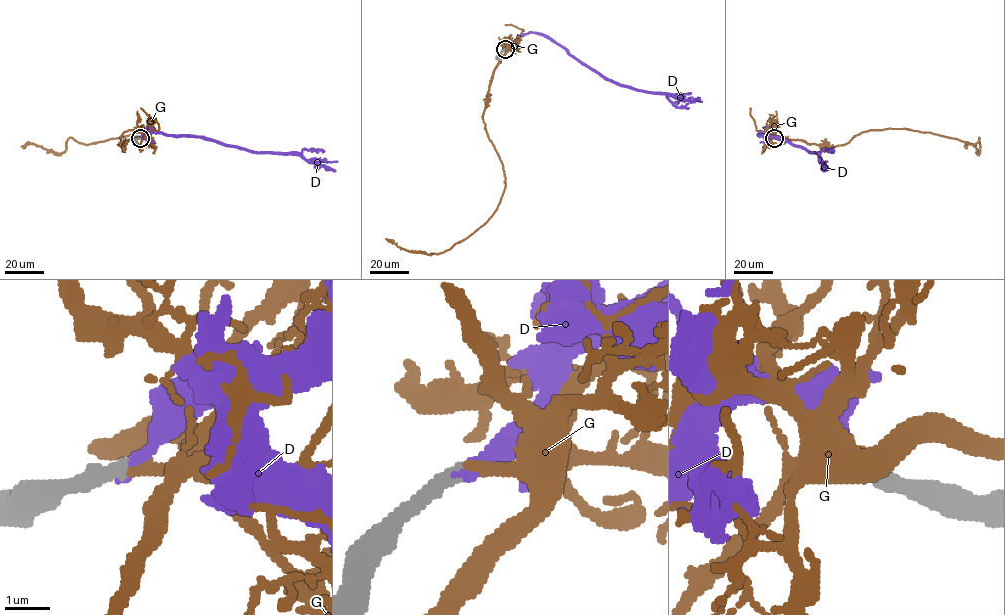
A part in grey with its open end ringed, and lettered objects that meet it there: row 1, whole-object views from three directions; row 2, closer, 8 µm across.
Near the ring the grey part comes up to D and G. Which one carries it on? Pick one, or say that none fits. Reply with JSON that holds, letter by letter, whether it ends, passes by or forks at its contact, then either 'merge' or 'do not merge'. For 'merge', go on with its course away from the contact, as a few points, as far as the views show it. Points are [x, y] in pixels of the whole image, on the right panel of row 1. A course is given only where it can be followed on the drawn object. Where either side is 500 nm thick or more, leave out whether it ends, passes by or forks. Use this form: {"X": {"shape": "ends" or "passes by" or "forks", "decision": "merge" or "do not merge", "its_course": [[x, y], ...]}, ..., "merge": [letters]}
{"D": {"shape": "ends", "decision": "merge", "its_course": [[774, 138], [767, 133], [758, 135], [778, 136], [816, 152], [825, 165], [823, 171]]}, "G": {"shape": "ends", "decision": "do not merge"}, "merge": ["D"]}

